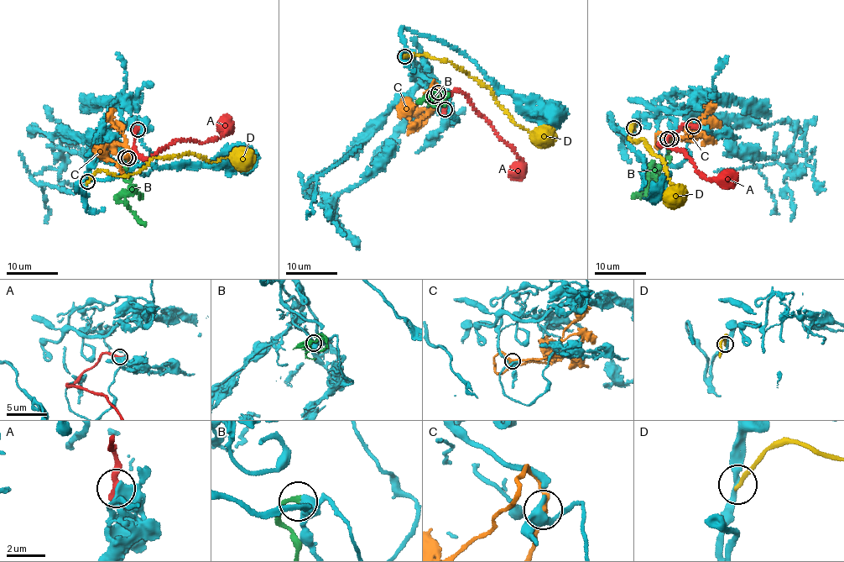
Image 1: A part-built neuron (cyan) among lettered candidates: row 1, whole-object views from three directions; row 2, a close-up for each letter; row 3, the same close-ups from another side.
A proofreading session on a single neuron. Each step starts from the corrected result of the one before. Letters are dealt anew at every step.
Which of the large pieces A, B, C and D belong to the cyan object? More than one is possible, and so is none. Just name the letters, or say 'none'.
B

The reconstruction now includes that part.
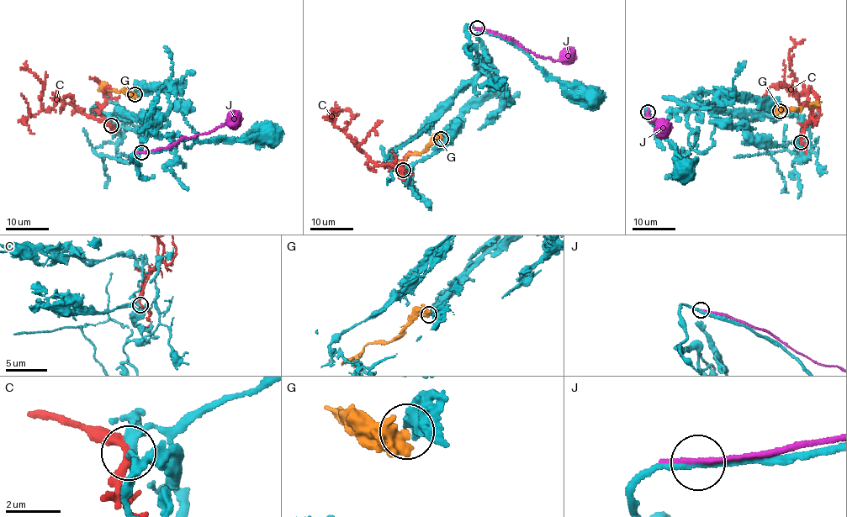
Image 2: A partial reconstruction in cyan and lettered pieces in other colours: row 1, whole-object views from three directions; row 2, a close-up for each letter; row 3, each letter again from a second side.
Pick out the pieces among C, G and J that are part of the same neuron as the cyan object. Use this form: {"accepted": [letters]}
{"accepted": ["G"]}

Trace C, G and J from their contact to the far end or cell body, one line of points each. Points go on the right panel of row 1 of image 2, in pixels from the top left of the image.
C: (801, 142), (811, 108), (805, 94), (797, 95), (792, 89), (794, 75), (789, 56), (792, 48), (804, 39)
G: (780, 111), (793, 108), (800, 110), (803, 106), (813, 103), (816, 106)
J: (648, 111), (648, 118), (656, 121), (667, 132), (660, 127)

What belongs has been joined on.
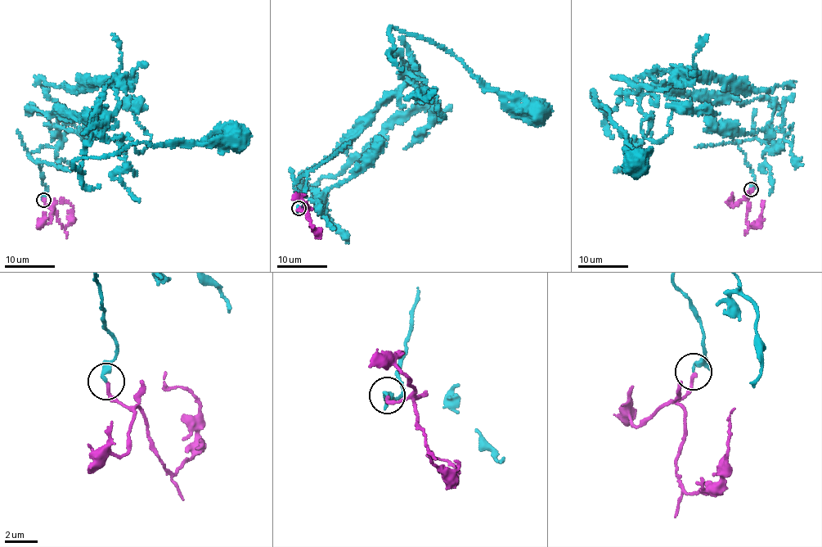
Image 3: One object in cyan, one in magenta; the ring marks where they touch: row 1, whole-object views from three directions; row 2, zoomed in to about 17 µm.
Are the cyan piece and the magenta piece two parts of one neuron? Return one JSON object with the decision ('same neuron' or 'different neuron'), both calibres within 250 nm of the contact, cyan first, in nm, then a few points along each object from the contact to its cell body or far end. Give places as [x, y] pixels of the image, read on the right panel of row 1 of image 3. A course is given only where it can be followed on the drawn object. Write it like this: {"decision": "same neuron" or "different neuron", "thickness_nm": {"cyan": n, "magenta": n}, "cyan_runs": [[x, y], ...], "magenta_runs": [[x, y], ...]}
{"decision": "same neuron", "thickness_nm": {"cyan": 300, "magenta": 190}, "cyan_runs": [[751, 188], [739, 142], [779, 146], [762, 97], [649, 75], [606, 114], [591, 92], [632, 164]], "magenta_runs": [[751, 189], [747, 198], [746, 219], [749, 227], [757, 222], [762, 214], [763, 201]]}

